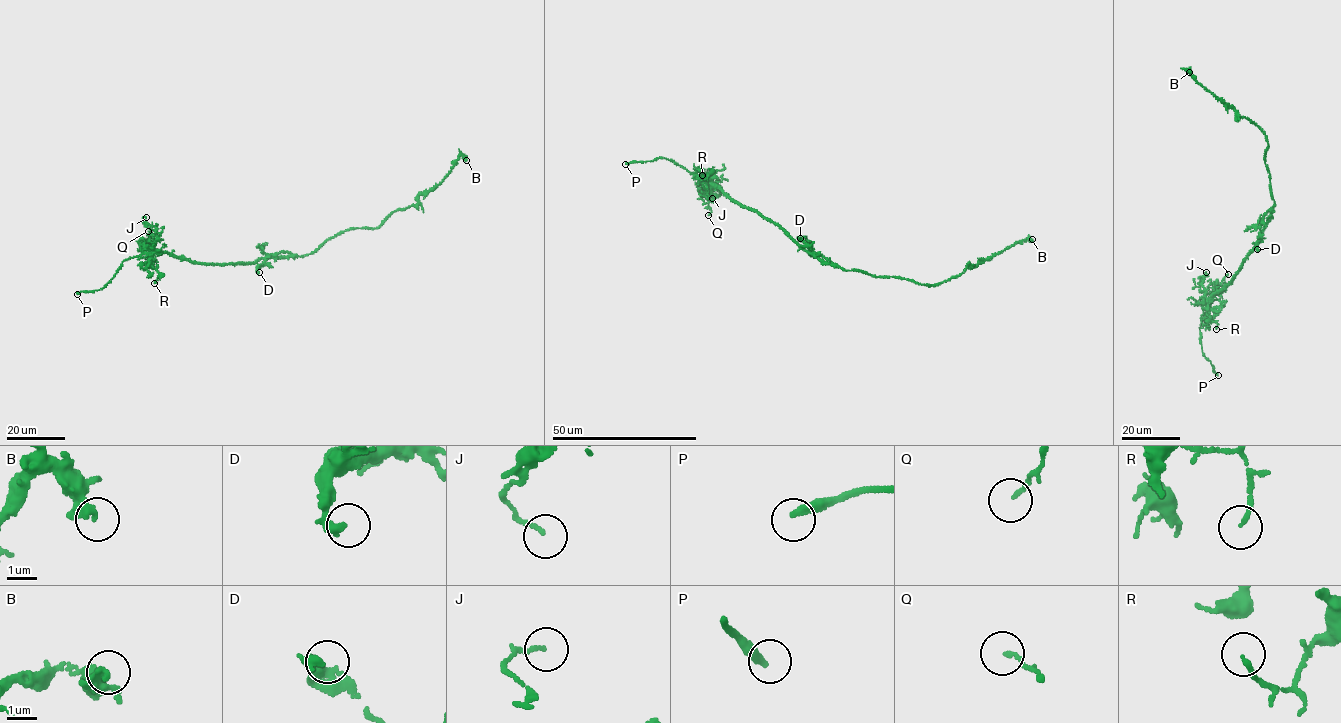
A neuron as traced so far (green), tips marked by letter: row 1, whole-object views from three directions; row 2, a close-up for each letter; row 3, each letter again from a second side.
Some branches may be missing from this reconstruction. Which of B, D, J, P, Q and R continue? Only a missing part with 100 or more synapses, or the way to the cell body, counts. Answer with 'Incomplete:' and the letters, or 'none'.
Incomplete: P

